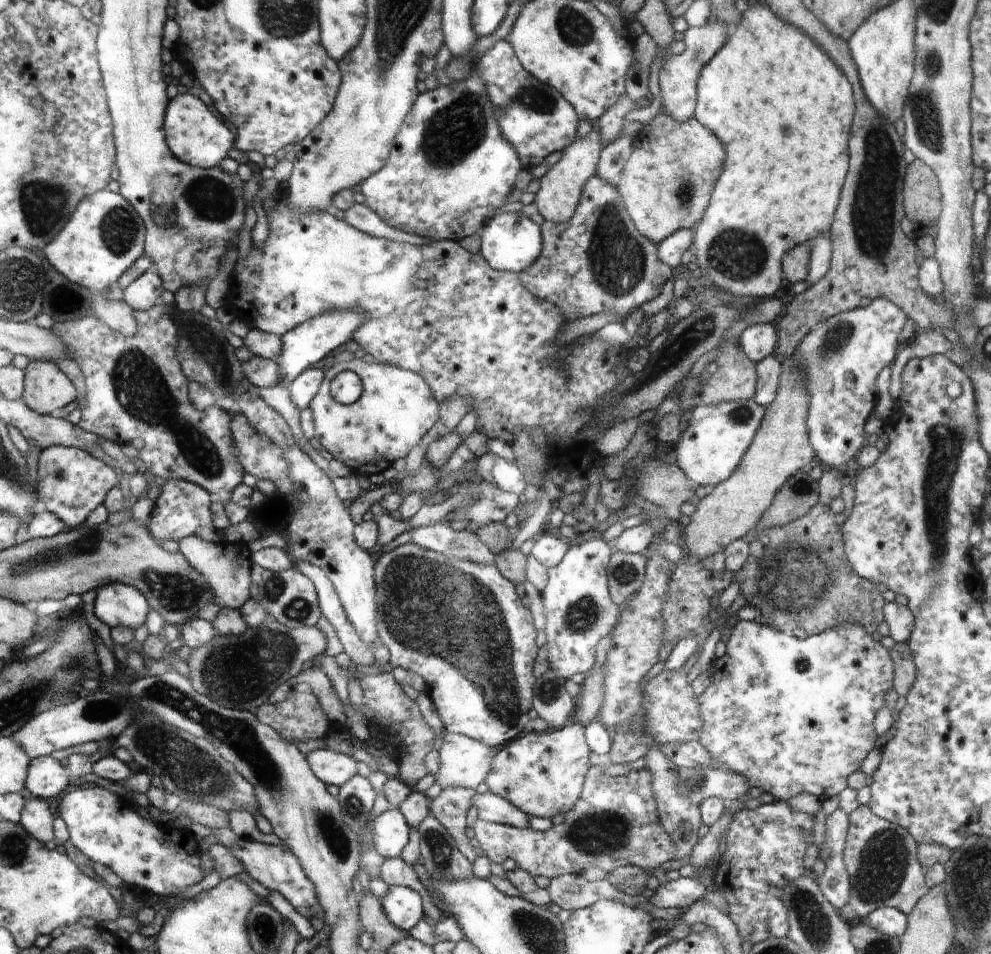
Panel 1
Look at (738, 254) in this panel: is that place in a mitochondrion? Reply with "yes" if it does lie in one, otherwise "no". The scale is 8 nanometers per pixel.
yes

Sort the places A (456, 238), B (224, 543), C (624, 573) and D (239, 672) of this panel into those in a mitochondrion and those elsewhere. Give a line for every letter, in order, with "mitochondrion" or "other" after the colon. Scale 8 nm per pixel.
A: other
B: other
C: mitochondrion
D: mitochondrion

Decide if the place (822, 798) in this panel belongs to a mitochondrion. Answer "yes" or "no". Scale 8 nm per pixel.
no

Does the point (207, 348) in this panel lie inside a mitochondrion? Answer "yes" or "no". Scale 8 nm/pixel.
yes

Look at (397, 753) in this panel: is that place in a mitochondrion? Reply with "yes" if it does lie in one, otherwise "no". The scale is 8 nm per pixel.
no

